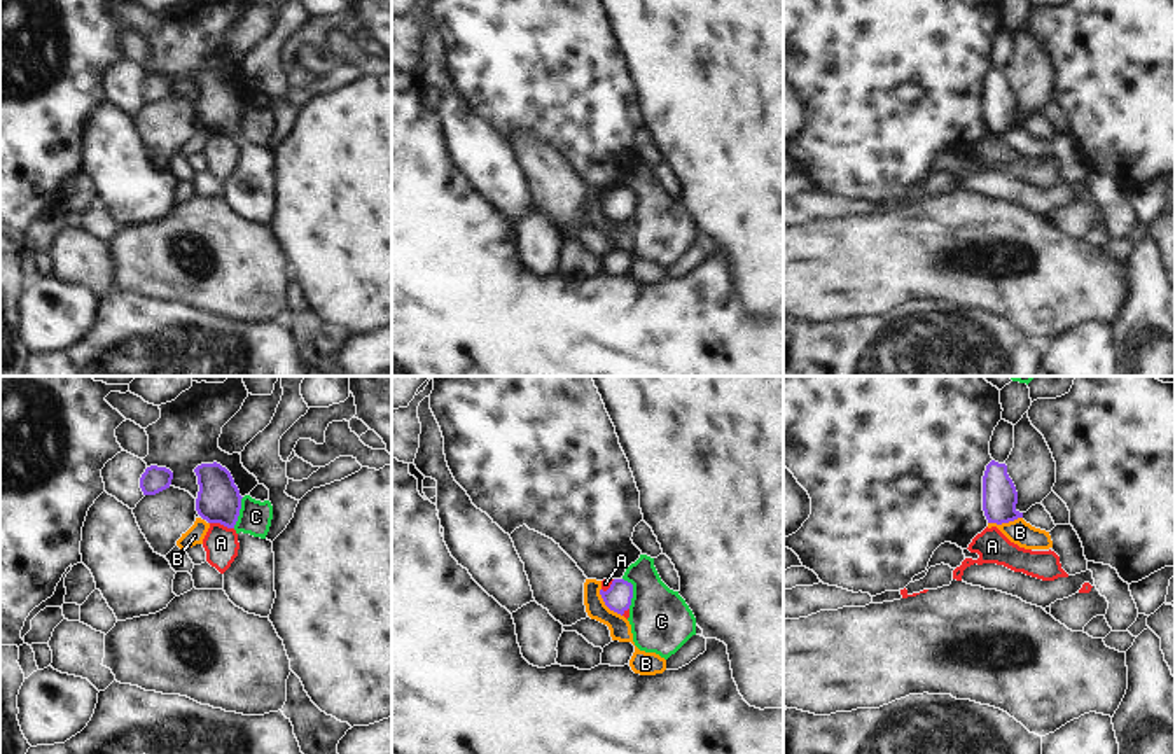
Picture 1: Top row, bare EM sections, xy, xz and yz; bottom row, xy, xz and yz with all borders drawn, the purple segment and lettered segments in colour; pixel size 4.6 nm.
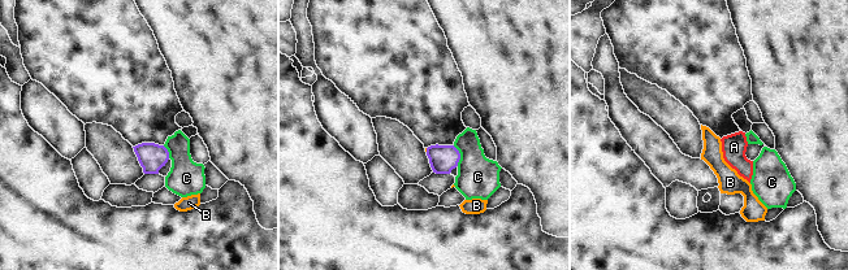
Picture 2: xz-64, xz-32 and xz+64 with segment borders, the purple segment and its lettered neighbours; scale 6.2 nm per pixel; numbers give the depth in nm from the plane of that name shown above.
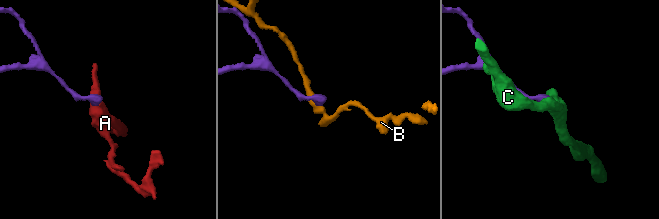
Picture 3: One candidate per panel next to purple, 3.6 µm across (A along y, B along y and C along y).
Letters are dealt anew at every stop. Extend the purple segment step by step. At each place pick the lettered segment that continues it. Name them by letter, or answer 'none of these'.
none of these

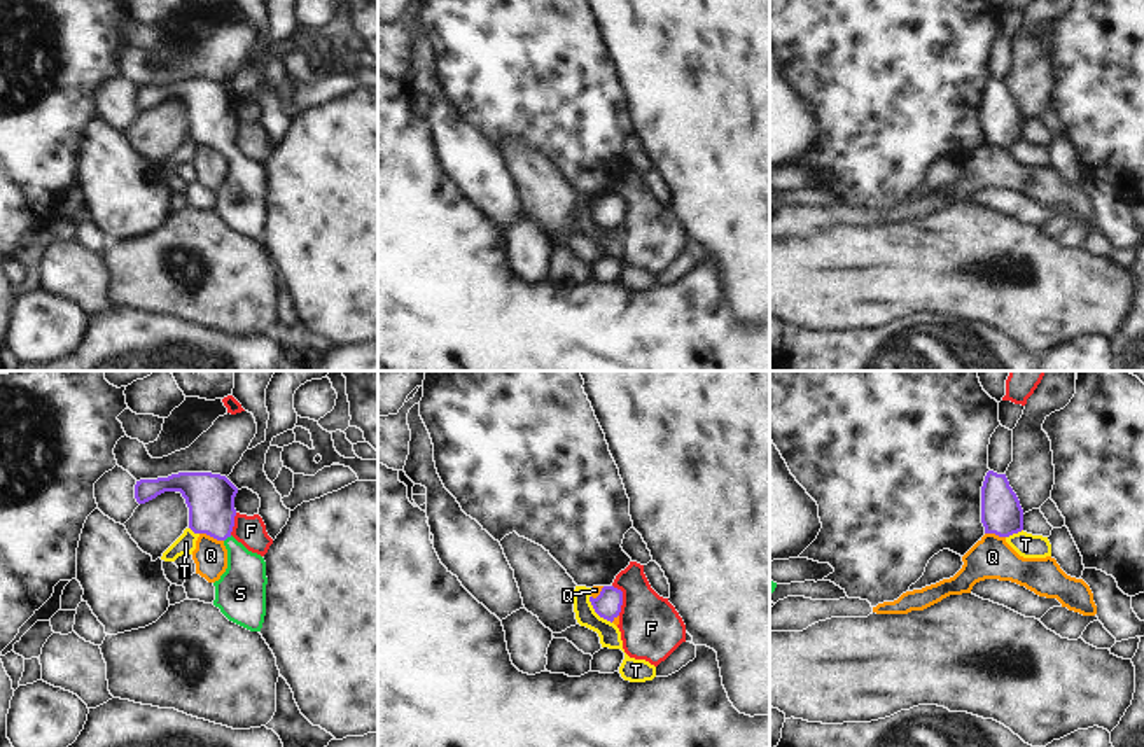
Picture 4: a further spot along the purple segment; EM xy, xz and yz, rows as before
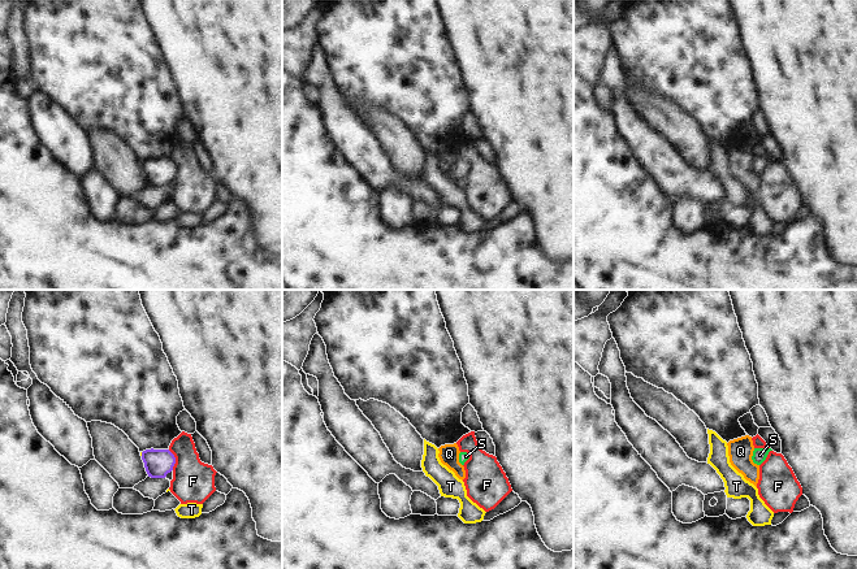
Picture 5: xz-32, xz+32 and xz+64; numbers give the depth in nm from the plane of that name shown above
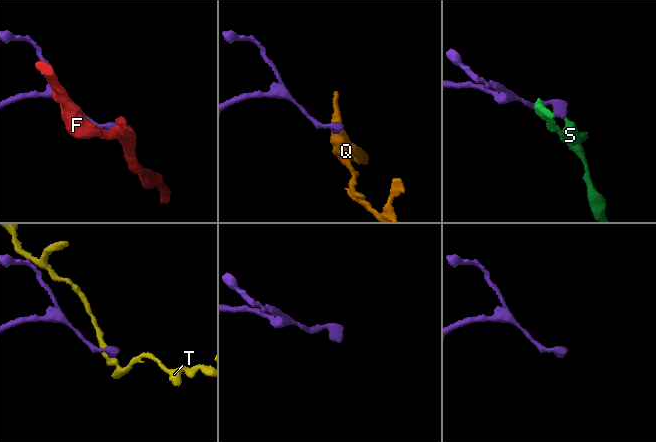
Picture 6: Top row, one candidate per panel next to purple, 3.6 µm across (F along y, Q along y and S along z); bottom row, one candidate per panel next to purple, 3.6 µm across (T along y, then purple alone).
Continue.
S

